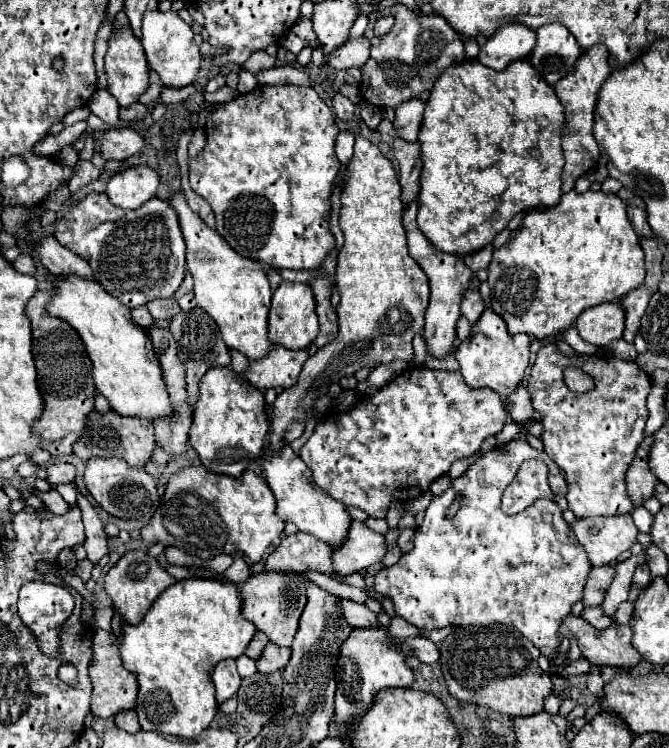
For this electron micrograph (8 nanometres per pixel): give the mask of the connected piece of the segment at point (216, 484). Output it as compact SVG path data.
M200 464L200 466L182 468L180 472L172 474L156 514L140 532L142 532L142 540L148 544L164 542L164 532L166 532L172 536L170 544L202 560L210 560L218 554L236 554L236 552L244 552L248 558L260 560L268 550L268 546L282 534L282 530L284 530L284 522L282 518L276 516L274 494L270 494L270 488L266 486L266 480L262 476L258 476L252 470L244 470L242 476L234 478L228 474L214 474Z

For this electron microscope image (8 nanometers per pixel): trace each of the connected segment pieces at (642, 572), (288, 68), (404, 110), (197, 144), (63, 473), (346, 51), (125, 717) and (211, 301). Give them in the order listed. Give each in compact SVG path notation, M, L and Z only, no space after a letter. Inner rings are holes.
M646 564L636 568L632 582L634 582L638 588L646 588L646 586L650 584L650 570L648 570L648 566L646 566Z
M280 64L270 70L264 70L256 76L260 84L296 84L296 86L312 86L310 76L292 64Z
M410 98L410 102L402 102L402 106L398 106L396 118L394 118L394 128L400 138L404 138L408 142L414 142L418 138L424 106L426 106L426 102L420 98Z
M202 128L196 130L196 134L192 136L190 143L188 145L188 155L190 158L195 158L200 155L200 150L204 150L206 146L206 134Z
M54 462L48 466L48 482L58 486L76 480L76 466L70 462Z
M360 36L358 40L344 42L338 50L330 54L330 66L340 68L362 68L370 58L370 40L366 36Z
M124 710L124 712L118 712L114 716L114 724L126 732L138 732L140 730L140 724L138 724L138 718L136 718L136 712L134 710Z
M176 192L170 200L178 212L182 234L186 240L186 262L194 278L196 302L206 310L220 328L222 340L228 348L242 352L248 360L262 360L276 344L268 338L268 312L272 290L268 278L256 260L236 254L216 230L208 228L206 222L190 210L182 192Z

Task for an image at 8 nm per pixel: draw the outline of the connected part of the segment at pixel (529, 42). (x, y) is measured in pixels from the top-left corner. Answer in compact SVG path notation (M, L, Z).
M518 24L502 26L488 38L484 48L480 48L478 60L484 66L490 66L492 70L504 70L512 60L526 58L532 52L534 44L536 44L534 30Z

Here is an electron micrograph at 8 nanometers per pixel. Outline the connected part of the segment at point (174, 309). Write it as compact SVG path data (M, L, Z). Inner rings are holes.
M158 298L154 302L148 302L146 306L148 306L152 318L170 320L170 318L174 318L180 312L180 306L178 306L178 302L174 298Z

